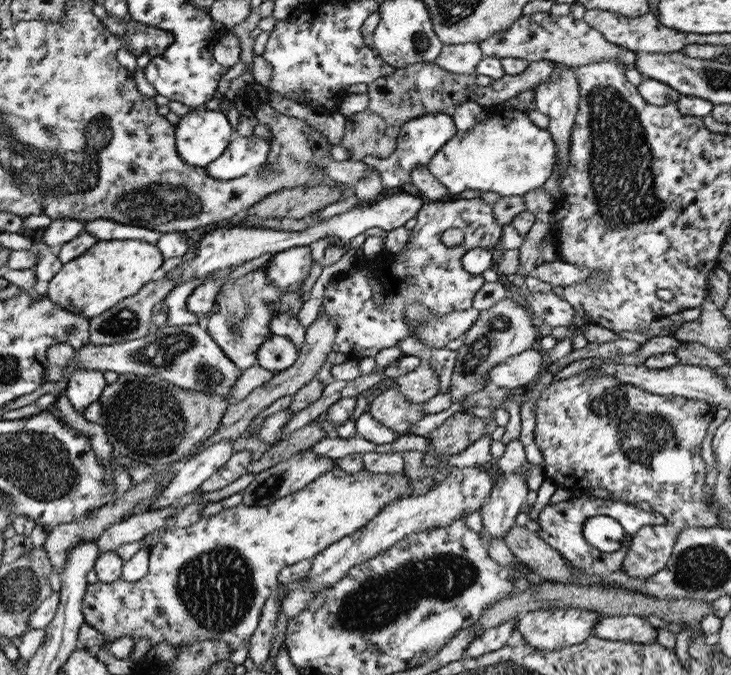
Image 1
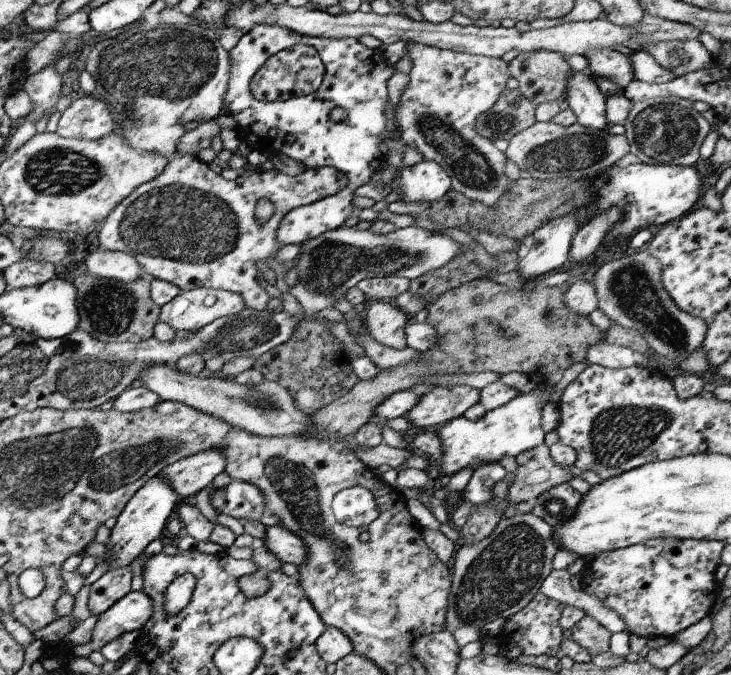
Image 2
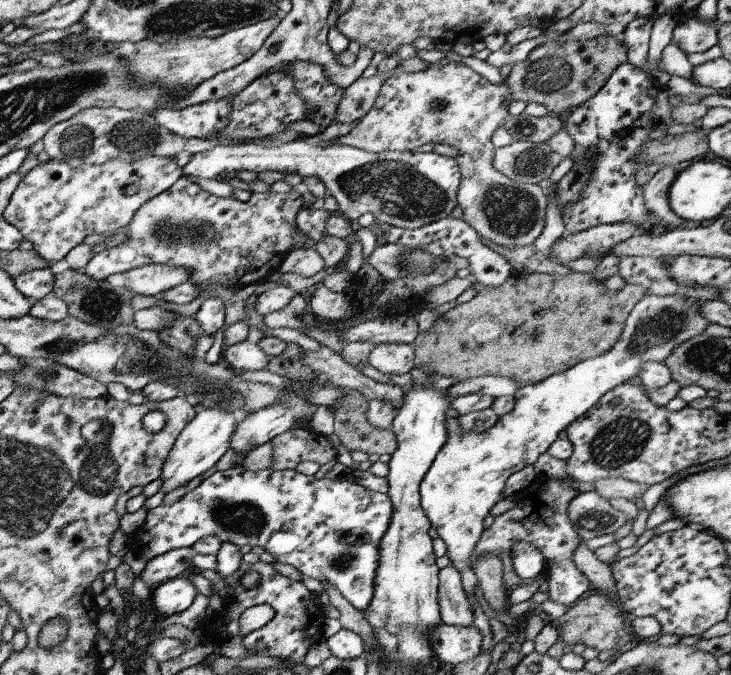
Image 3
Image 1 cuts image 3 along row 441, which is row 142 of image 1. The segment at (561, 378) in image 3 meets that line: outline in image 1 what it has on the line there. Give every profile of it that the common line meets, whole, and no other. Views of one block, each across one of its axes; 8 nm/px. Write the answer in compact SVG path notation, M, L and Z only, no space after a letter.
M491 110L485 122L477 122L469 132L455 132L429 159L431 176L445 186L451 197L465 190L495 192L499 196L523 196L542 186L555 162L556 145L547 129L541 129L521 110Z

